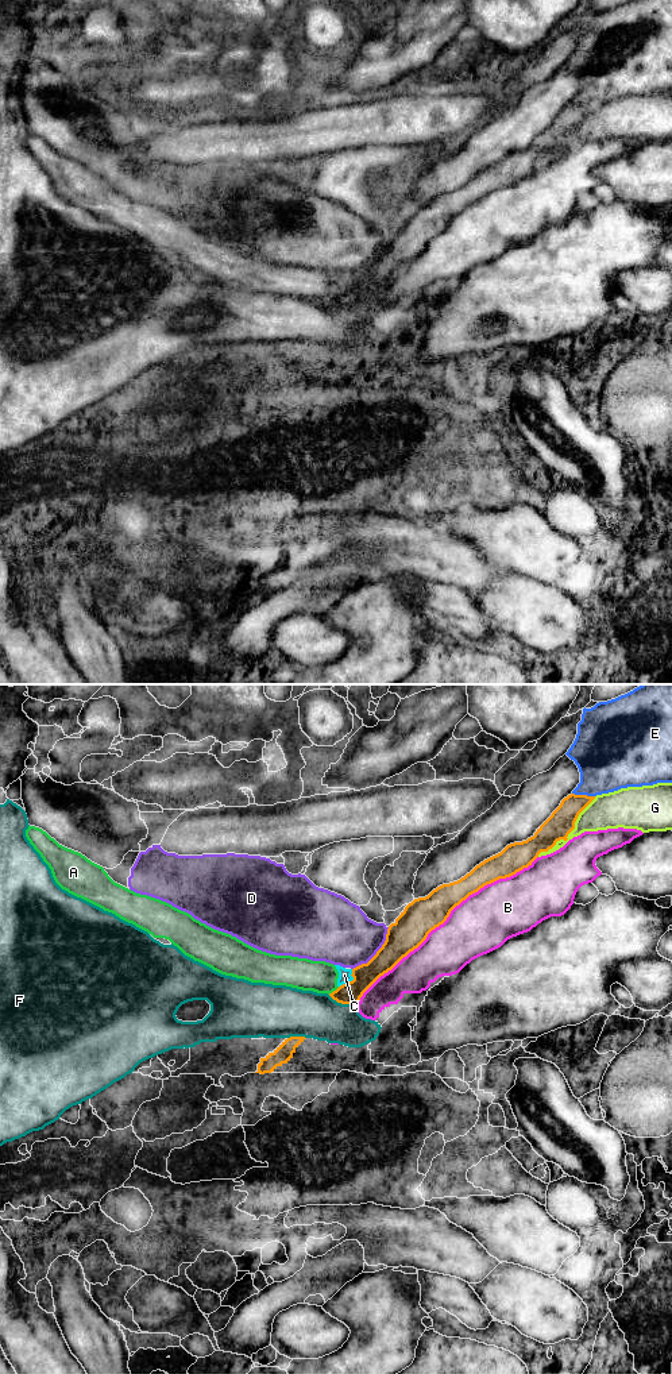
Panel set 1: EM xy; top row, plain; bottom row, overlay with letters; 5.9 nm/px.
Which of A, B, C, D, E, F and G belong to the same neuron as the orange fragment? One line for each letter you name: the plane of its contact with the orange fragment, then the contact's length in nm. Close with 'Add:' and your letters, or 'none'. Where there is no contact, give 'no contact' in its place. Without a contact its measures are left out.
Add: none

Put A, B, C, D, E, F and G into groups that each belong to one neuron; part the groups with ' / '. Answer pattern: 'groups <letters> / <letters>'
groups A C D / B G / E / F

